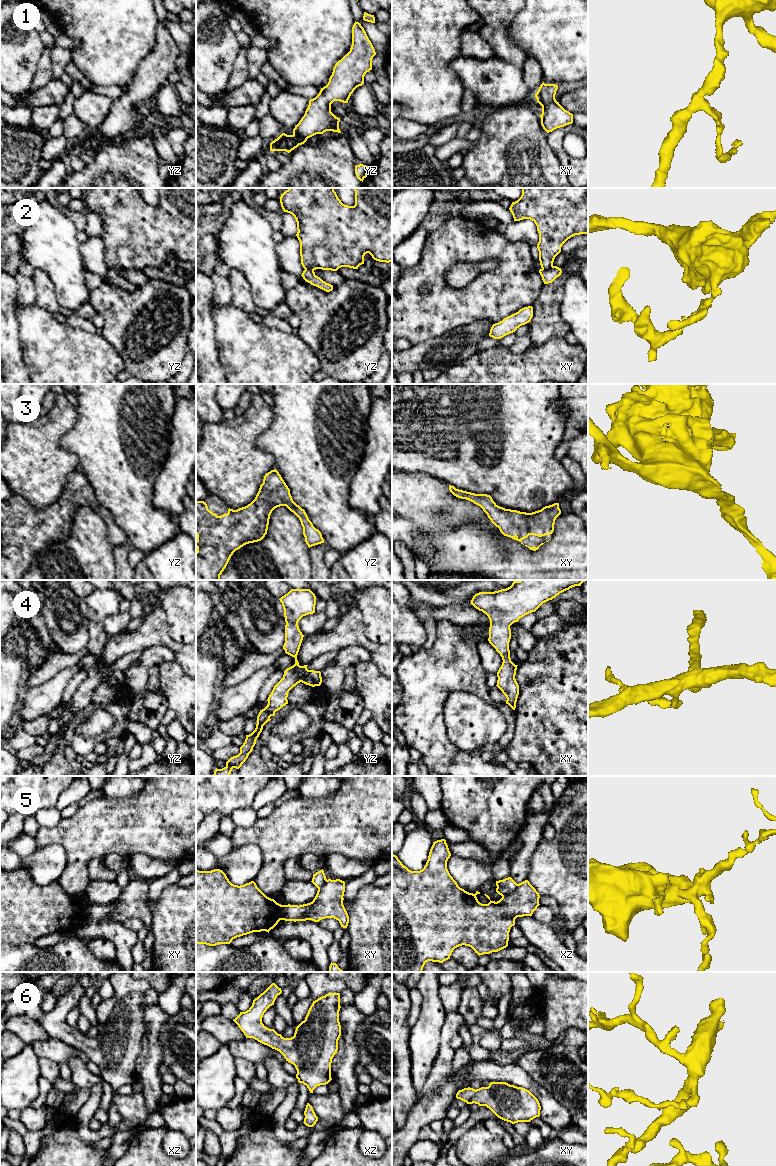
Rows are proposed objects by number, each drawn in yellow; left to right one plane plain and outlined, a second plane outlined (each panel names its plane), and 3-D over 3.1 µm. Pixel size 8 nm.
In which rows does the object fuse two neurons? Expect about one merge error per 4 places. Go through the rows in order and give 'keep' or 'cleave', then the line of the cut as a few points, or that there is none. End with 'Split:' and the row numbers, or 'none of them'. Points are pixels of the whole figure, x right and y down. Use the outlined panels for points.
1: keep; cut none
2: cleave; cut xy (552, 265), (547, 269), (542, 269)
3: keep; cut none
4: keep; cut none
5: cleave; cut xz (518, 884), (512, 891), (502, 896)
6: keep; cut none
Split: 2, 5

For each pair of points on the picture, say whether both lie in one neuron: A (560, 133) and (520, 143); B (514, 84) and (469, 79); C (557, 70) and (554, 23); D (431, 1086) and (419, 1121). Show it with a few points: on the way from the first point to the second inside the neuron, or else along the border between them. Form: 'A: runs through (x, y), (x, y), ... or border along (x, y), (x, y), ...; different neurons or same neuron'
A: border along (546, 133), (546, 141), (555, 153); different neurons
B: runs through (503, 84), (483, 85), (480, 82); same neuron
C: runs through (557, 58), (557, 35); same neuron
D: border along (448, 1078), (435, 1091), (428, 1092), (416, 1103); different neurons

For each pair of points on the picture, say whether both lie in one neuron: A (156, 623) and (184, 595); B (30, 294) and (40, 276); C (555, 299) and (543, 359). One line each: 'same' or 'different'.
A: different
B: different
C: different

